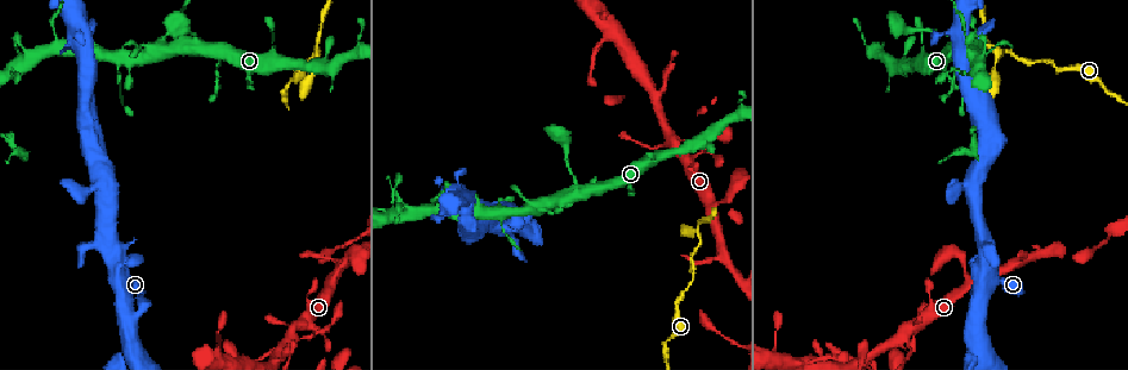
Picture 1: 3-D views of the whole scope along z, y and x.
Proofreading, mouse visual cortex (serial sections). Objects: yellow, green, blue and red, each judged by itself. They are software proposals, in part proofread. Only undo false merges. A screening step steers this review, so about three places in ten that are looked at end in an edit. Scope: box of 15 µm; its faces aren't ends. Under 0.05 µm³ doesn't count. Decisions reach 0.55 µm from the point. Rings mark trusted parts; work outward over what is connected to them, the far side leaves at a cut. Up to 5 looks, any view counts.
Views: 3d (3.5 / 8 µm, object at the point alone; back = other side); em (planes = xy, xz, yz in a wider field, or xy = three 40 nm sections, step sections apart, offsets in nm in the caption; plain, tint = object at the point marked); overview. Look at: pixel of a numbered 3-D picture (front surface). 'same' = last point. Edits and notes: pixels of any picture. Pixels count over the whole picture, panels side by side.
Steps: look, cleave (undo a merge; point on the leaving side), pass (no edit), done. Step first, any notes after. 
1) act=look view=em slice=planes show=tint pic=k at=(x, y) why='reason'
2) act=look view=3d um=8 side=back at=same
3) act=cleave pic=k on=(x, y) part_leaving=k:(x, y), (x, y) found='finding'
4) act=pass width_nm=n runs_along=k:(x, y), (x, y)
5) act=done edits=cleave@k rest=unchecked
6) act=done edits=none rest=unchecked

act=look view=3d um=3.5 pic=1 at=(327, 331) why='a narrow waist'

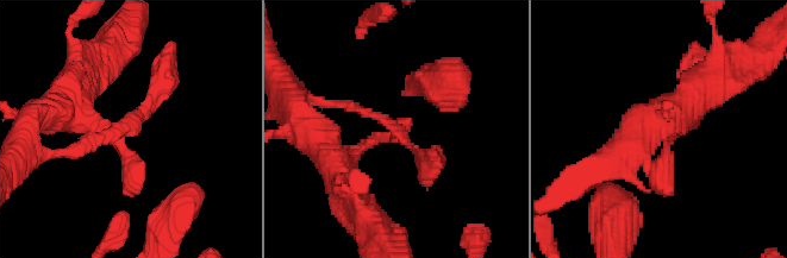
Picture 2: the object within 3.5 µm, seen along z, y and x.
act=look view=em slice=xy step=3 show=tint pic=2 at=(397, 130) why='need the tissue'

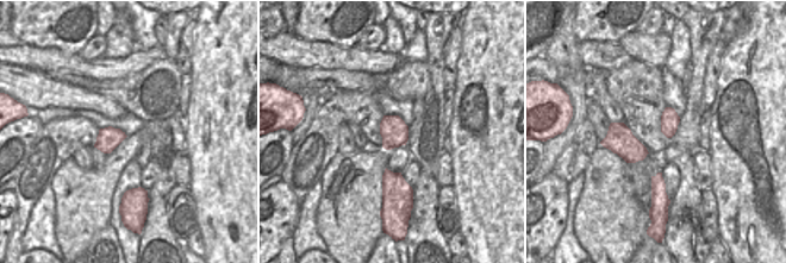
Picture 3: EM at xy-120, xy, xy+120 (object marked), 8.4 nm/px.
act=pass runs_along=2:(66, 105), (124, 138), (161, 71) found='one cell here'

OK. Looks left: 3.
act=look view=3d um=8 pic=1 at=(698, 236) why='sudden change in width'

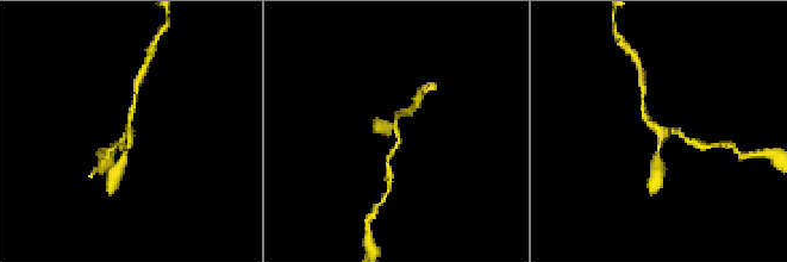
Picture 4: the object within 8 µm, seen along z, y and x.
act=look view=em slice=xy step=3 show=tint pic=4 at=(664, 134) arms=3 arm_widths_nm=150,200,200

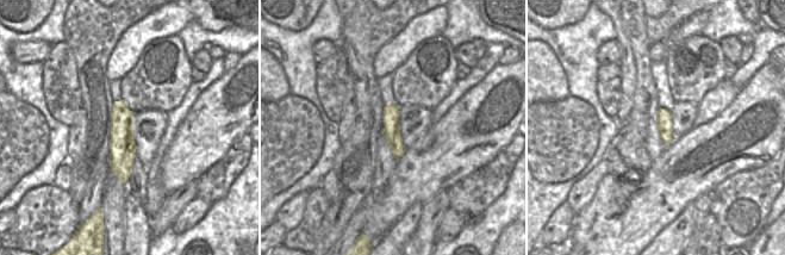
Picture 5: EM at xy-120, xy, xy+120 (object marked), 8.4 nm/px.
act=pass runs_along=5:(116, 104), (122, 116), (124, 180) found='all the same cell'

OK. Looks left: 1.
act=done edits=none rest=unchecked

